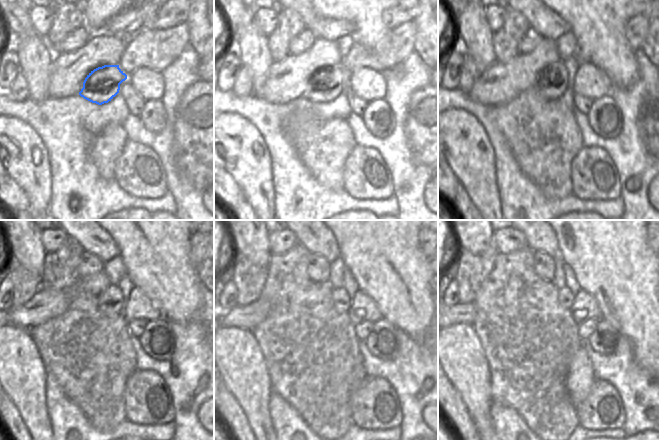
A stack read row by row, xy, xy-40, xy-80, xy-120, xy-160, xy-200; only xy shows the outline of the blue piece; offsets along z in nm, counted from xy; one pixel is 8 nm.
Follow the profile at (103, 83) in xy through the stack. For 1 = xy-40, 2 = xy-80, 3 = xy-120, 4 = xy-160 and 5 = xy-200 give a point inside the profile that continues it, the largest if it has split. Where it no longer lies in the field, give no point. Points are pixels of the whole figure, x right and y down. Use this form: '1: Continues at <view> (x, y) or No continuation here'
1: Continues at xy-40 (327, 87)
2: Continues at xy-80 (554, 87)
3: Continues at xy-120 (110, 301)
4: Continues at xy-160 (339, 297)
5: Continues at xy-200 (565, 298).

